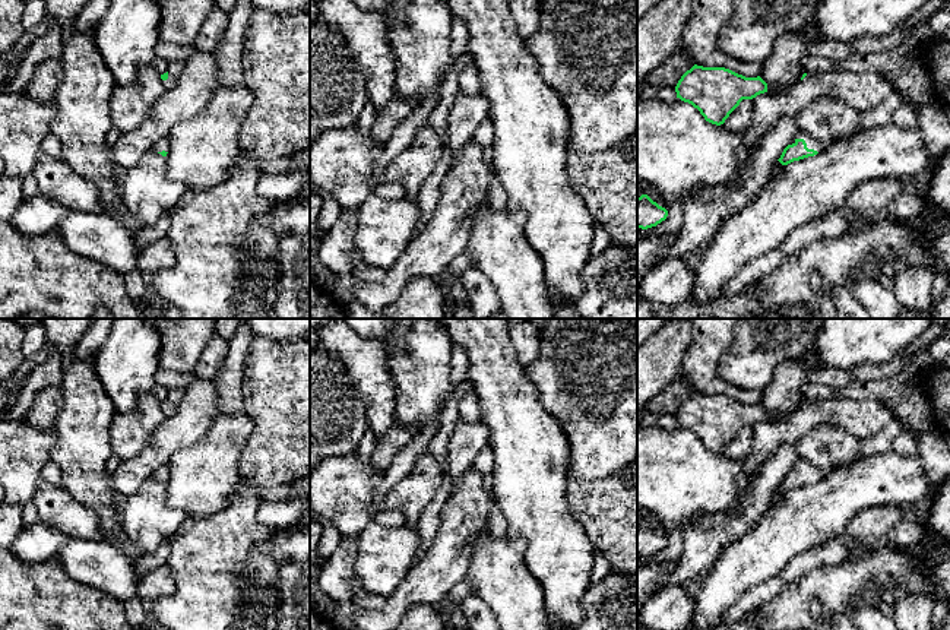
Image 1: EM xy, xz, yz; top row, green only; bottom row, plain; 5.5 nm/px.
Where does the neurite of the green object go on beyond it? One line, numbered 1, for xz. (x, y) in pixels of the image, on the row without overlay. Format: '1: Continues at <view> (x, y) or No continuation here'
1: No continuation here

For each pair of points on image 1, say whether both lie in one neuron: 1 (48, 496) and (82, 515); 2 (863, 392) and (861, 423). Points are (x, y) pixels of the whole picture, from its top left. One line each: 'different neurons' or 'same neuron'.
1: same neuron
2: different neurons

